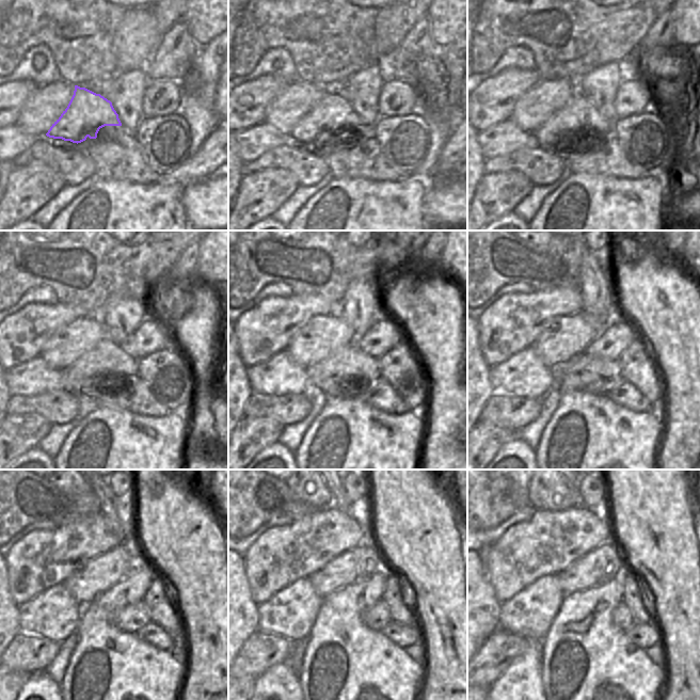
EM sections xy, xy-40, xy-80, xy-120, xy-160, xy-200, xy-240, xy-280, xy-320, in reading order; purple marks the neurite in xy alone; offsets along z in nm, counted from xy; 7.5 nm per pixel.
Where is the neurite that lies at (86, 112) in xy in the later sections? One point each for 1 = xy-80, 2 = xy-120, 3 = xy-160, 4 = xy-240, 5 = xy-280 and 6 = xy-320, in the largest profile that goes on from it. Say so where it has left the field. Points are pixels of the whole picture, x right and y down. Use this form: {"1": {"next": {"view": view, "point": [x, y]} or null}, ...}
{"1": {"next": {"view": "xy-80", "point": [560, 133]}}, "2": {"next": {"view": "xy-120", "point": [106, 368]}}, "3": {"next": {"view": "xy-160", "point": [348, 372]}}, "4": {"next": {"view": "xy-240", "point": [133, 617]}}, "5": {"next": {"view": "xy-280", "point": [377, 617]}}, "6": {"next": {"view": "xy-320", "point": [621, 617]}}}

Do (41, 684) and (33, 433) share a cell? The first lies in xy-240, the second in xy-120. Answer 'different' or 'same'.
different

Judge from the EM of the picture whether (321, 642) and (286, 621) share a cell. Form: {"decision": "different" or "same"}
{"decision": "different"}

